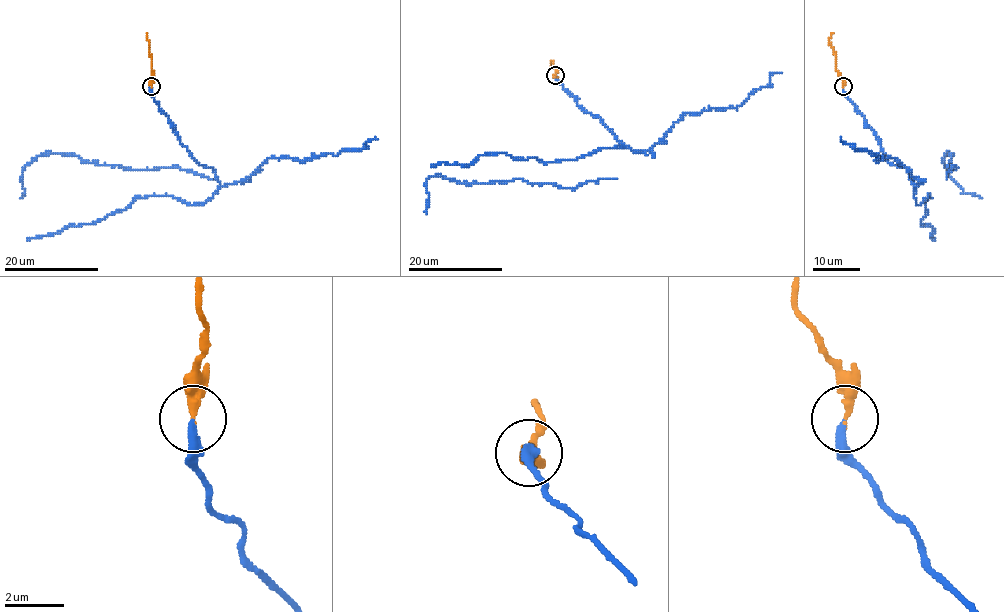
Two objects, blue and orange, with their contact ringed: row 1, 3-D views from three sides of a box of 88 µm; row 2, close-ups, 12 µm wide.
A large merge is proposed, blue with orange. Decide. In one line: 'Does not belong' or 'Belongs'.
Belongs

